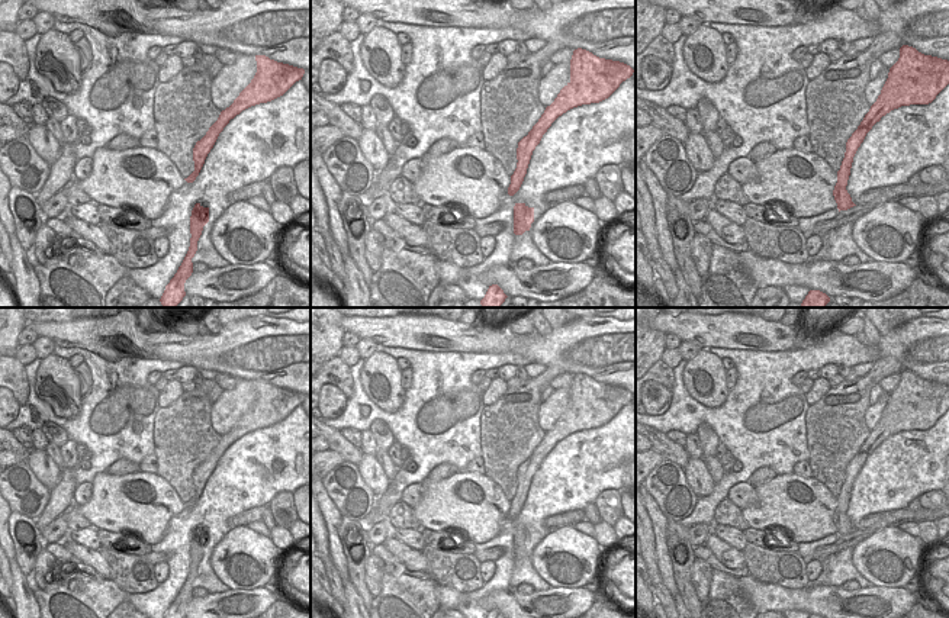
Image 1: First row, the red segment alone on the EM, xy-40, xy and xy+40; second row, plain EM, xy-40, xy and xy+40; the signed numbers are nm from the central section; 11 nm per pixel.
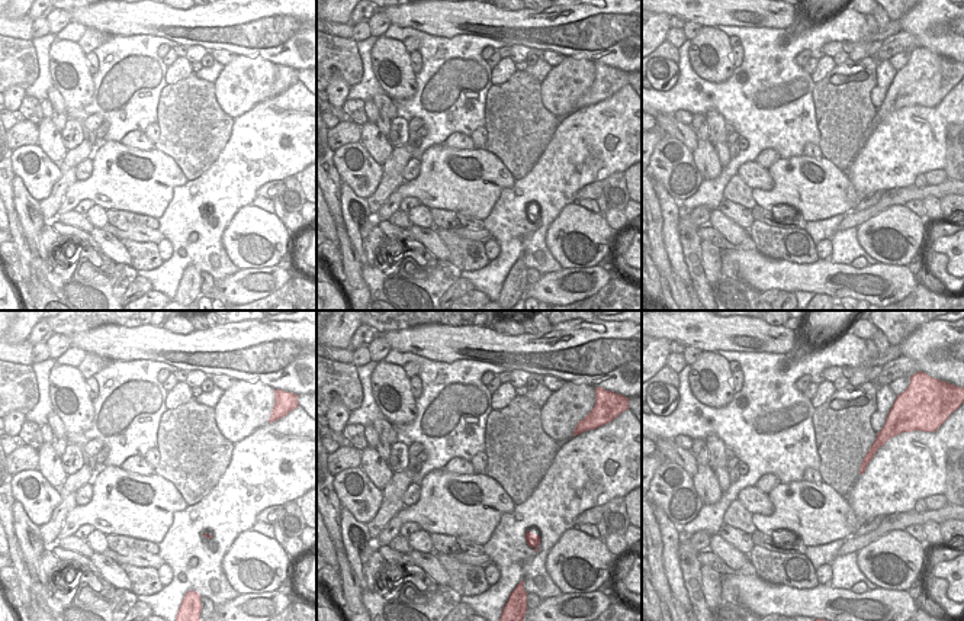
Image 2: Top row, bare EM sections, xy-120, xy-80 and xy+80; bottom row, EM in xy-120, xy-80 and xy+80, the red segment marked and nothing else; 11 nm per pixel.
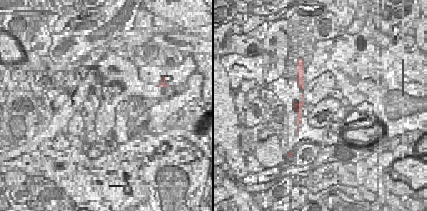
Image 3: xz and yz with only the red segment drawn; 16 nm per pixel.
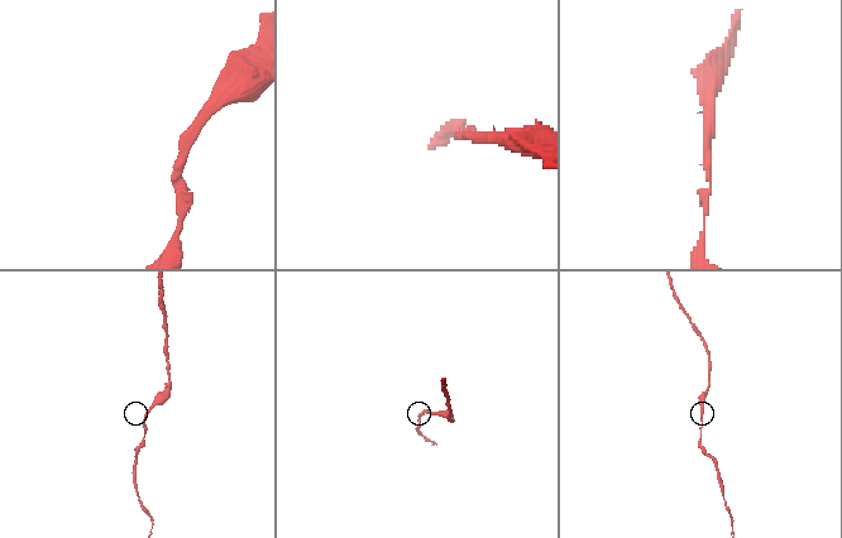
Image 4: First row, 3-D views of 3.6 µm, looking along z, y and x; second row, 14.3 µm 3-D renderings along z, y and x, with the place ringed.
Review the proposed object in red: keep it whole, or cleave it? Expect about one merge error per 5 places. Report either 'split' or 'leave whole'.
leave whole

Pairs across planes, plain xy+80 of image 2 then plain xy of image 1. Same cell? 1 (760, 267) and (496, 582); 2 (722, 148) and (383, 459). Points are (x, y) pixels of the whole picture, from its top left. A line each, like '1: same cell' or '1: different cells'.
1: different cells
2: same cell

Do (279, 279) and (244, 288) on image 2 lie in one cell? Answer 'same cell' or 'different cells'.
same cell

